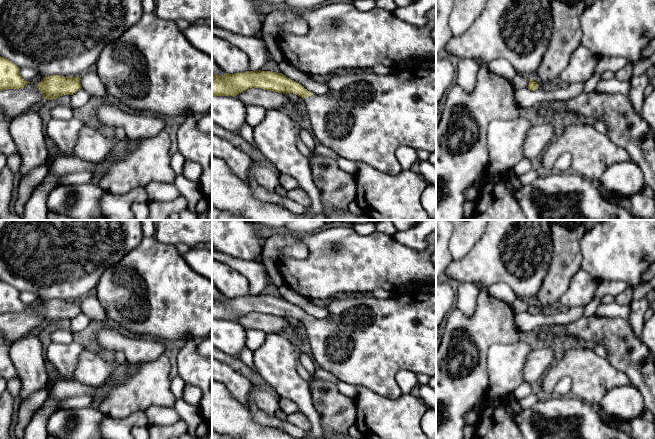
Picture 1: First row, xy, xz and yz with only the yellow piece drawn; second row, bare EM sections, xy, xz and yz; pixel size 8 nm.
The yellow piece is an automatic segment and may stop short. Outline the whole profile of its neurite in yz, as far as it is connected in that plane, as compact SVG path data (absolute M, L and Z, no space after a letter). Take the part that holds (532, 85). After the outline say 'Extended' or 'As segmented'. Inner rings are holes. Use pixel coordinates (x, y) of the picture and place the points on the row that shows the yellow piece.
M532 78L530 79L529 81L529 84L528 84L528 89L531 90L531 91L534 91L536 89L545 89L547 88L549 85L548 84L545 84L543 82L535 82Z. Extended

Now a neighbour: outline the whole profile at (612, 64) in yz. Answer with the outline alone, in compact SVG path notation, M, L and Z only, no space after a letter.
M600 57L598 58L594 75L602 75L604 72L609 71L615 75L619 70L628 64L632 64L629 60L623 57Z

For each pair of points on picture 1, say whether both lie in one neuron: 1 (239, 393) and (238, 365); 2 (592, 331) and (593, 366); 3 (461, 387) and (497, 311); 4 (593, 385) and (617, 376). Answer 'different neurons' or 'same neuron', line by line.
1: different neurons
2: different neurons
3: same neuron
4: same neuron

